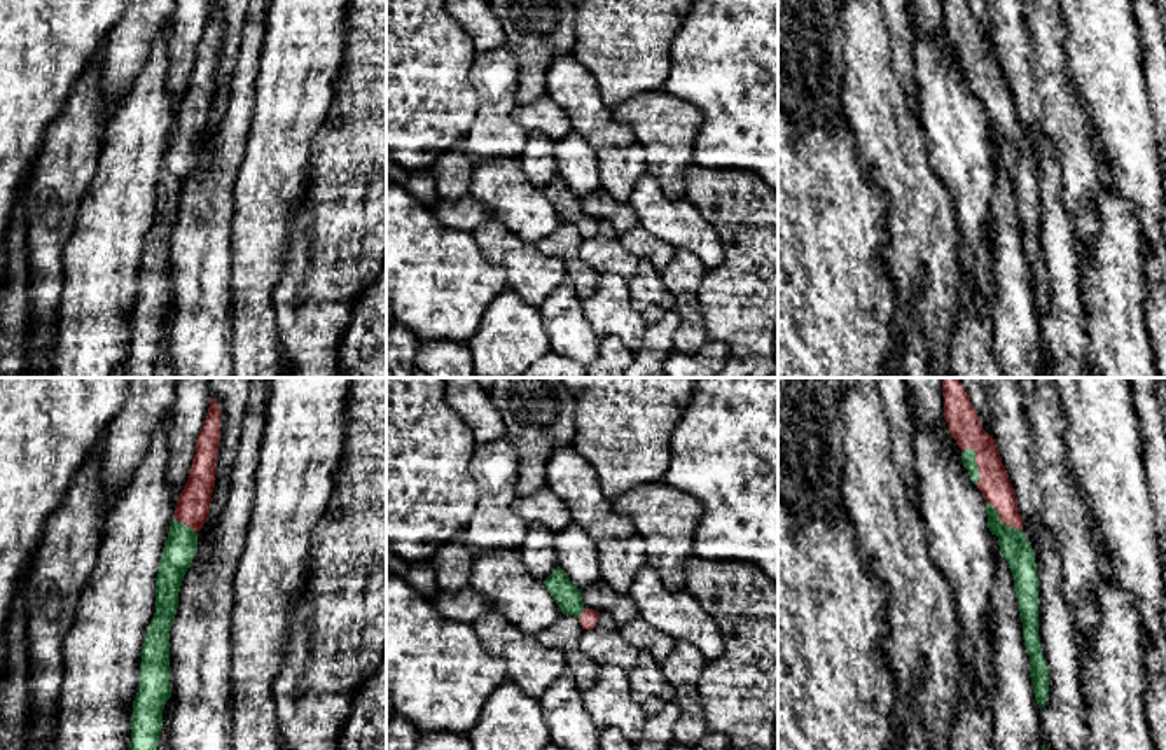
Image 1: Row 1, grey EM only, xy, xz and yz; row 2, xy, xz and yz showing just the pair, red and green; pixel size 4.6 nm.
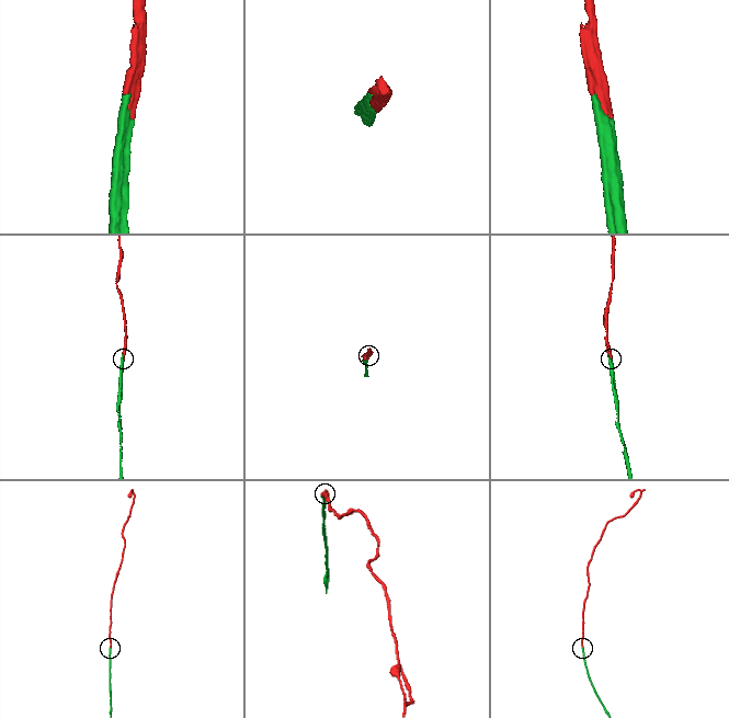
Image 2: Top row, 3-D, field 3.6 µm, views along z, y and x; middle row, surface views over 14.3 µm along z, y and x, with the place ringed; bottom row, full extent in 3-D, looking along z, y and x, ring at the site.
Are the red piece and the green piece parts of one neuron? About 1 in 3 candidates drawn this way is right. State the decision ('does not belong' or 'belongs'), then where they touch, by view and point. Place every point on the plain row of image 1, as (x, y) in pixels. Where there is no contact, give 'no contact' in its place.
belongs | yz (978, 74)

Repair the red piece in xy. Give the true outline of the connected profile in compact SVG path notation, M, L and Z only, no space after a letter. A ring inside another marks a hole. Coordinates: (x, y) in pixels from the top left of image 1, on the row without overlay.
M210 5L208 24L196 49L189 87L178 103L175 128L163 156L156 187L156 220L142 257L140 292L133 309L126 378L154 378L164 311L171 306L170 240L178 201L198 159L198 140L210 124L220 51L220 16Z

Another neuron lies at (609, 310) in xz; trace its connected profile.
M600 274L594 294L582 301L582 313L598 337L614 334L633 353L642 348L645 322L631 304L626 278Z

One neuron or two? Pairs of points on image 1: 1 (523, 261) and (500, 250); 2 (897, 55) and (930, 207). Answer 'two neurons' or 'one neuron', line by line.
1: one neuron
2: two neurons

